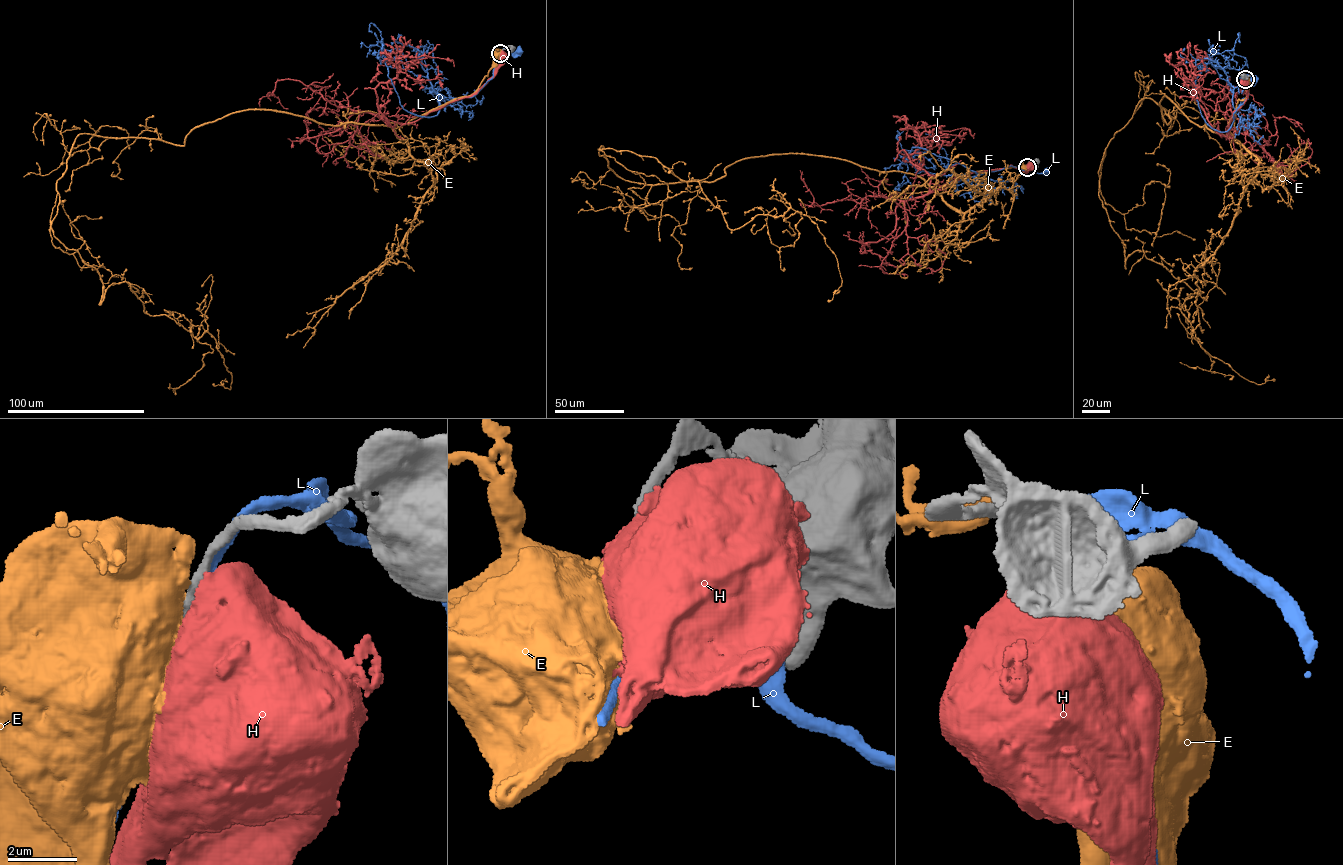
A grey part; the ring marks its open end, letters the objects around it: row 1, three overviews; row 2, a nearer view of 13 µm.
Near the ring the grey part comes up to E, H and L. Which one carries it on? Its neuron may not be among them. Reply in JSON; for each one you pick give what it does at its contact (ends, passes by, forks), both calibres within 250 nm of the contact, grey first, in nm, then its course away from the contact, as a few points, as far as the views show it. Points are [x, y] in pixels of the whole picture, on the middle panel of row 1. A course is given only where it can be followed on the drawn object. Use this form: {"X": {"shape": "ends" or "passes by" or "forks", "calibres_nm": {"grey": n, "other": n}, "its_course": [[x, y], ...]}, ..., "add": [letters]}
{"add": []}

